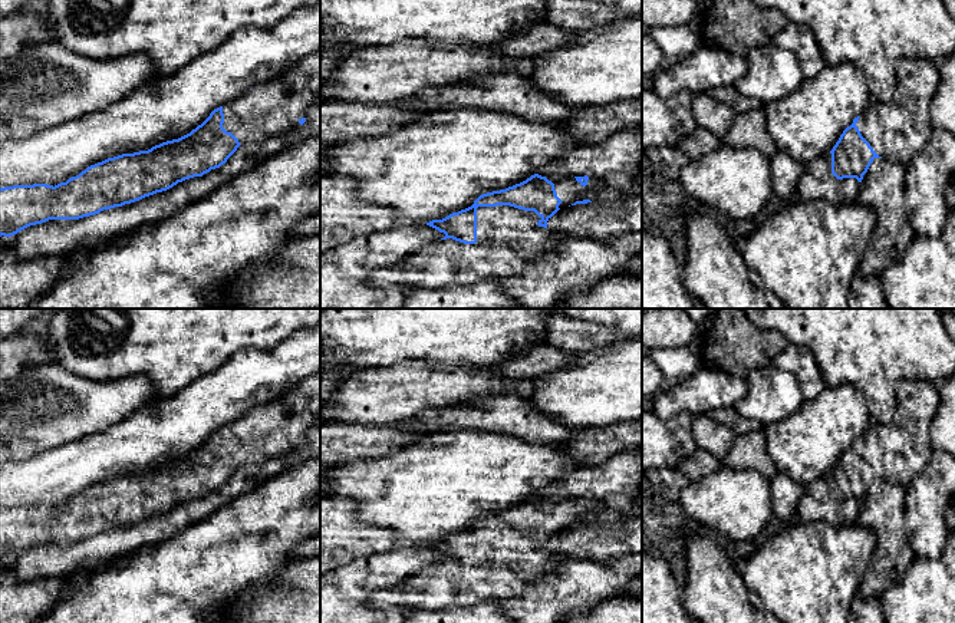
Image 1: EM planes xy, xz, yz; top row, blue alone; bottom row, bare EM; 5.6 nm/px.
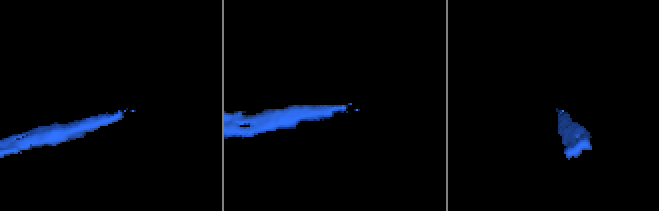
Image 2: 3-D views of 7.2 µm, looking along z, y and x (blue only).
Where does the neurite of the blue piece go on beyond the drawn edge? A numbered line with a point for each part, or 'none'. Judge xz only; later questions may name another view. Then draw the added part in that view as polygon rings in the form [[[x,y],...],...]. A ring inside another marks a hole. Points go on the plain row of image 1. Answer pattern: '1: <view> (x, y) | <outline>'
1: xz (507, 560) | [[[510,527],[477,530],[477,564],[464,566],[452,560],[437,561],[393,587],[375,591],[368,603],[373,609],[404,607],[408,610],[437,610],[449,606],[467,607],[483,601],[501,601],[520,596],[536,578],[556,571],[564,557],[553,556],[539,548],[541,541],[534,533],[524,533]]]

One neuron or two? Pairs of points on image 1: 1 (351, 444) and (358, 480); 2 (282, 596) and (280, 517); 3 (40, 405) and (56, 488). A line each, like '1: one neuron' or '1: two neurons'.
1: two neurons
2: two neurons
3: two neurons

